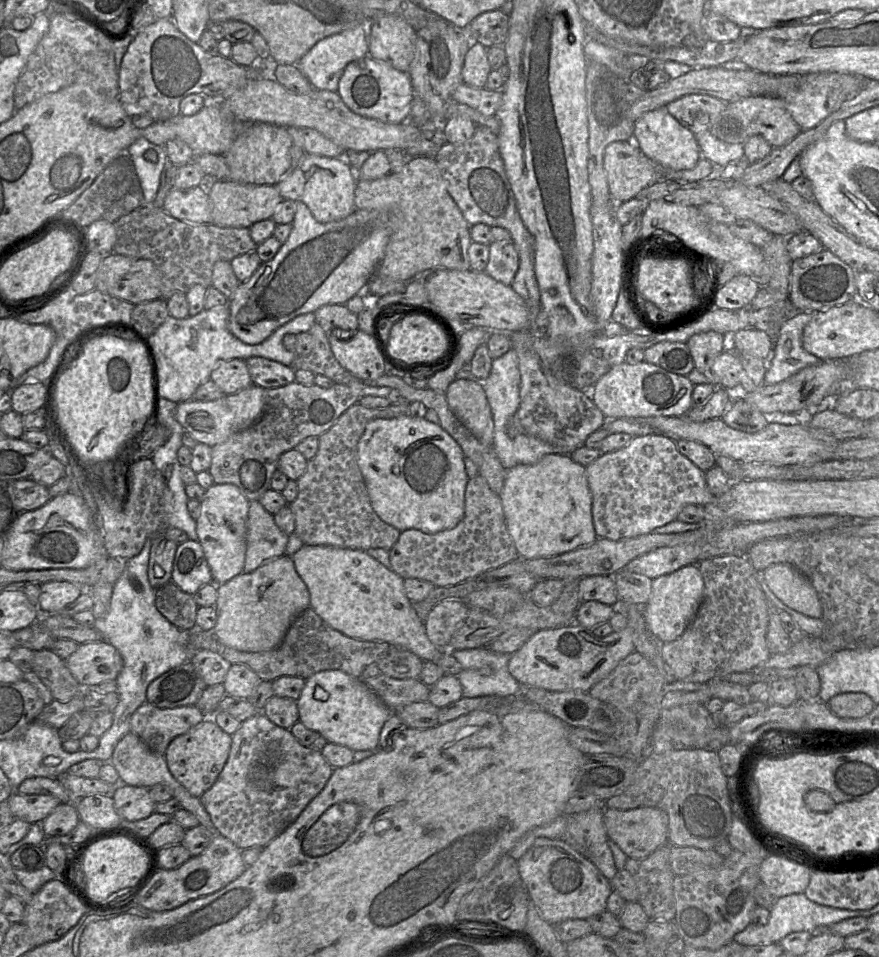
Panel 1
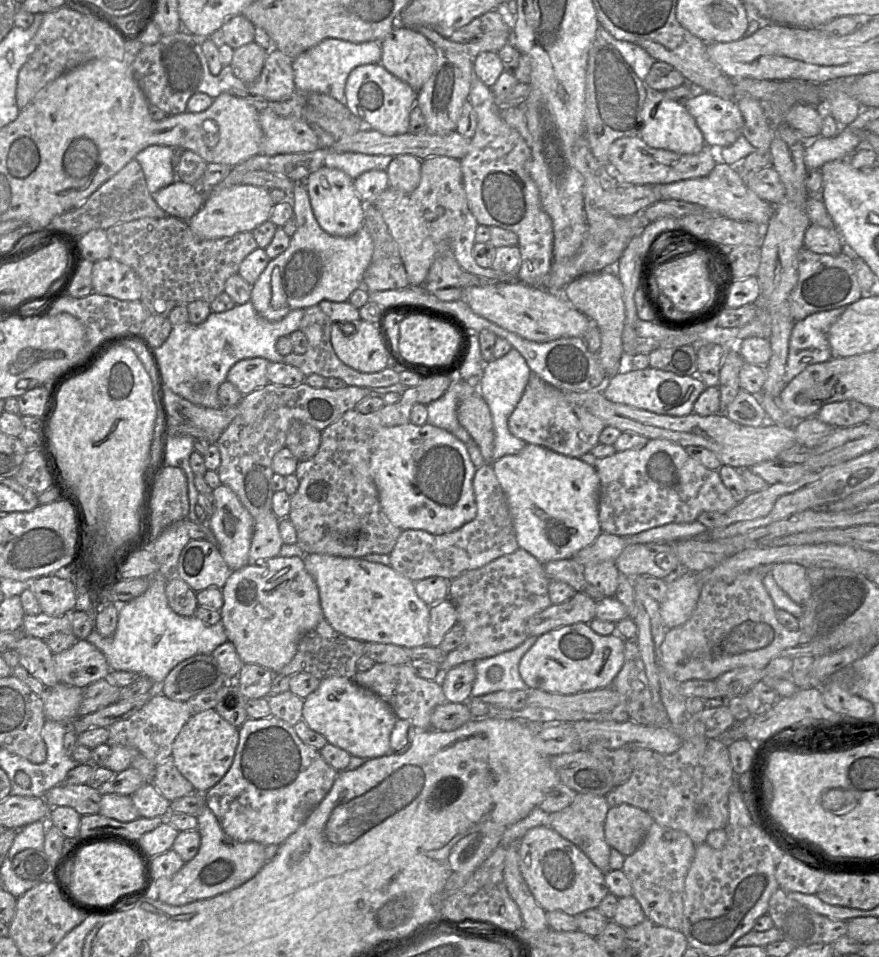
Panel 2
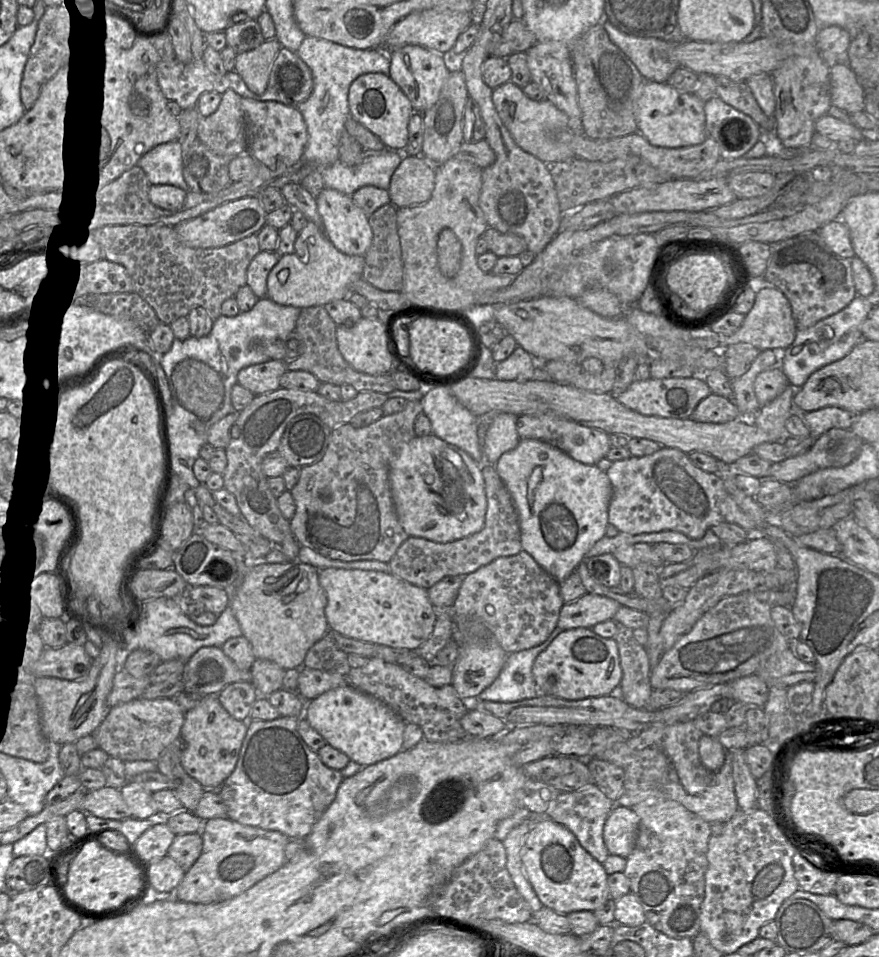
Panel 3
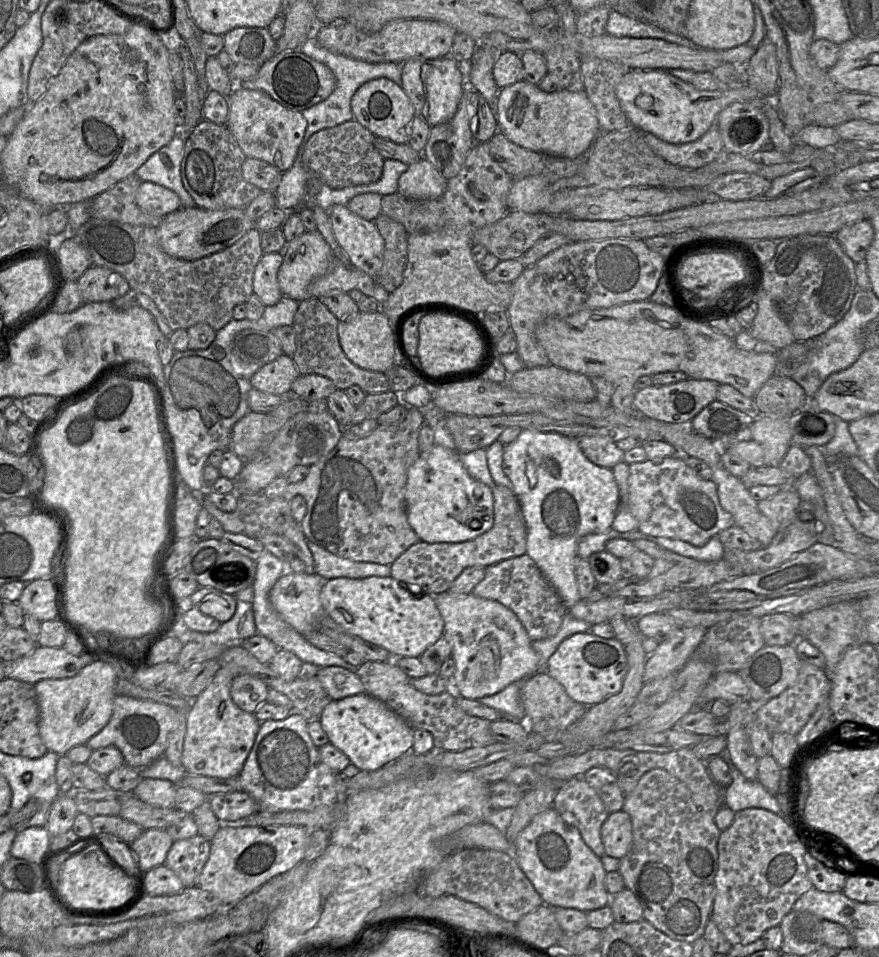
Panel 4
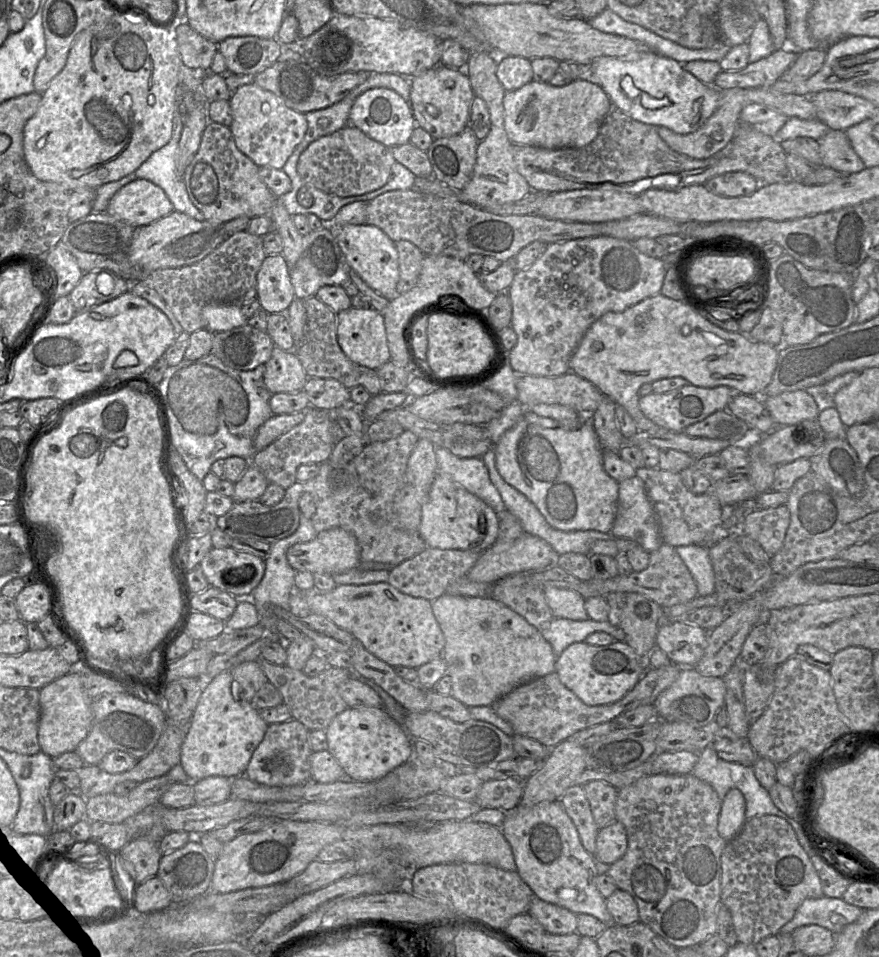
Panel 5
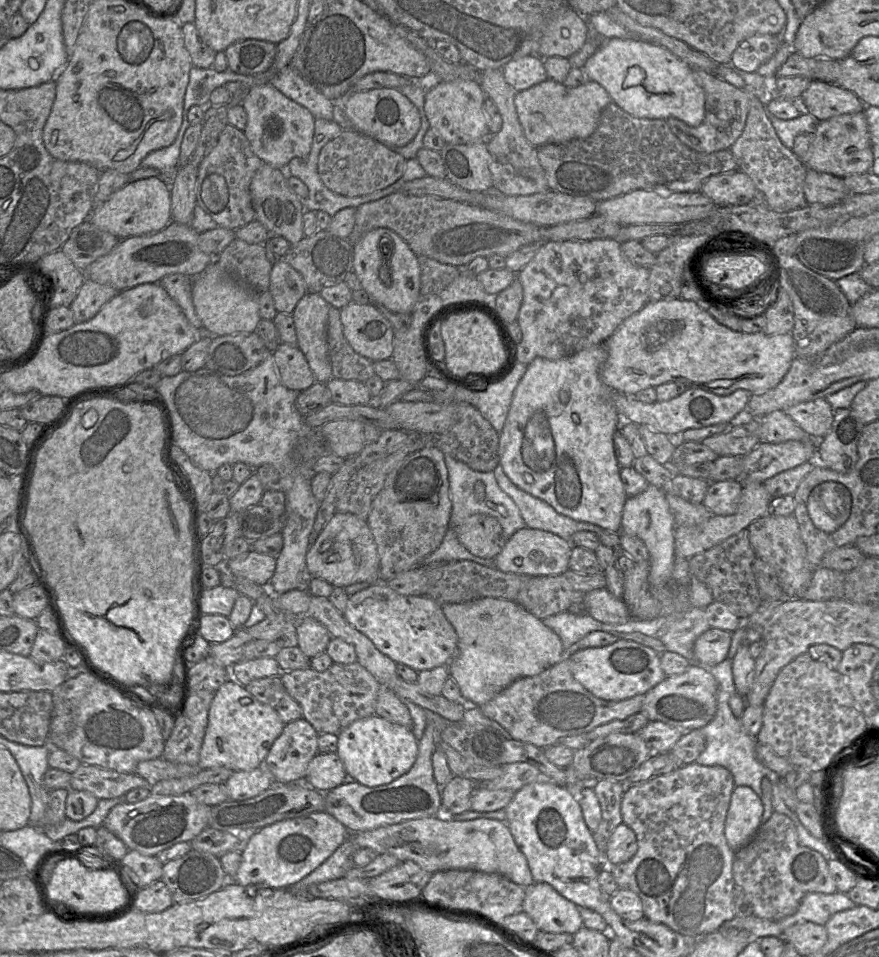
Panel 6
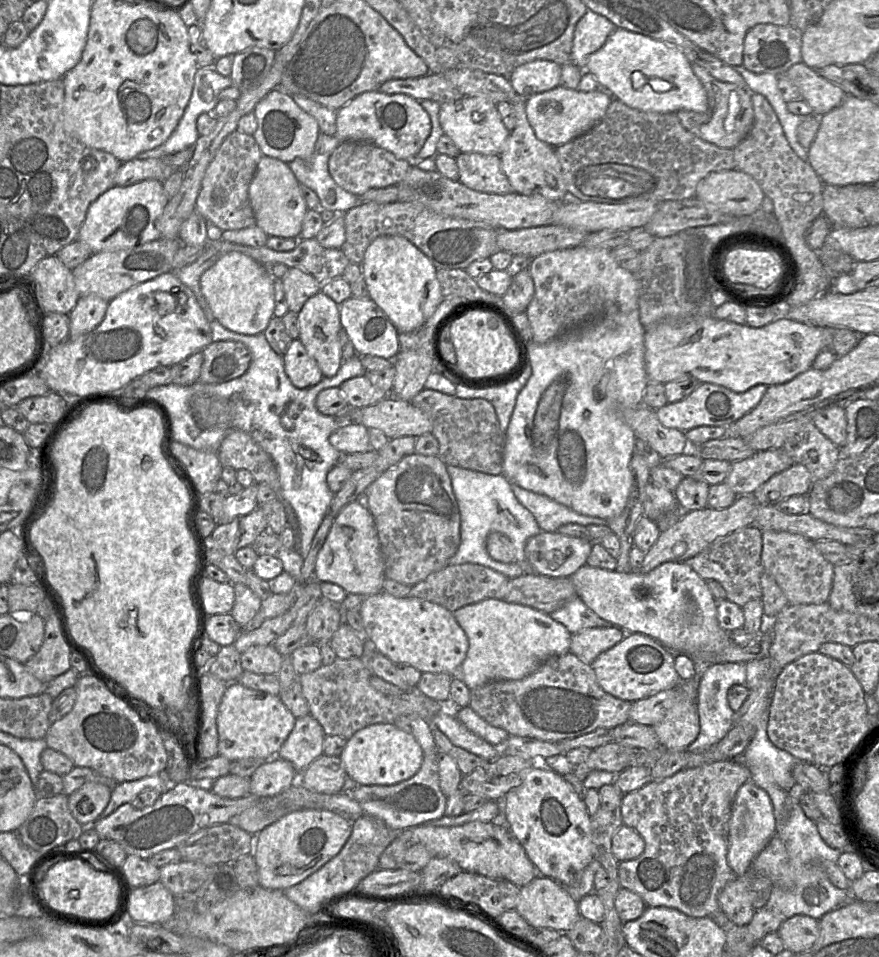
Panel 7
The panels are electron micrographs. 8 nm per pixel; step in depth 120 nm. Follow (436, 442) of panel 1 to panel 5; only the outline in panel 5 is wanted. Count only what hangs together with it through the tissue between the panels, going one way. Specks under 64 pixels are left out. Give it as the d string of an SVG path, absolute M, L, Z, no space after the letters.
M438 472L422 506L418 532L428 547L483 553L495 543L499 522L499 513L492 507L445 474Z

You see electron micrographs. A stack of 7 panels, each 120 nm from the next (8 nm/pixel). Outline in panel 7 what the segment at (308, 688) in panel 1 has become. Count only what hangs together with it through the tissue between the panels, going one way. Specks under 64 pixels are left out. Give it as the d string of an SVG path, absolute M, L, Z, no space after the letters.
M373 724L347 740L340 755L347 775L359 785L395 785L413 777L420 769L424 751L409 733L390 724Z

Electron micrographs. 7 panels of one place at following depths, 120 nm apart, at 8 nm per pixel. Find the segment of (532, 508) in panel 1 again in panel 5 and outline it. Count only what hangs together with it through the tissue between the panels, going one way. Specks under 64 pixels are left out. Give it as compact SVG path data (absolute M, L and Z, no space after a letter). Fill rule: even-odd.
M540 403L534 406L527 406L518 422L500 437L495 445L495 453L497 468L501 476L506 482L525 494L535 504L552 527L561 531L599 530L601 532L611 532L618 509L619 482L612 478L605 470L603 465L604 447L593 427L590 415L582 415L572 407L561 404ZM551 587L545 590L545 596L554 618L579 621L589 619L585 609L586 599L579 593Z

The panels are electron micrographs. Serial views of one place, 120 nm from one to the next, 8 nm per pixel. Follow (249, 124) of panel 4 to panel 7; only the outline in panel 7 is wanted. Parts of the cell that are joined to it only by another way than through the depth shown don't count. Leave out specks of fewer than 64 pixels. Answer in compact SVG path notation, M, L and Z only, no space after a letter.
M275 88L271 90L254 108L257 129L252 135L265 156L289 163L296 158L310 160L320 133L314 117L303 111L293 101L291 95Z

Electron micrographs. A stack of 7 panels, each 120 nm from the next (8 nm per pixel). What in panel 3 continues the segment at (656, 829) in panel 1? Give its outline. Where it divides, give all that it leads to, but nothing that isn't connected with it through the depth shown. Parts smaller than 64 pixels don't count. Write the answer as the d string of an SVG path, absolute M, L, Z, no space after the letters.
M614 804L603 828L609 854L627 858L634 848L638 827L639 817L634 810Z

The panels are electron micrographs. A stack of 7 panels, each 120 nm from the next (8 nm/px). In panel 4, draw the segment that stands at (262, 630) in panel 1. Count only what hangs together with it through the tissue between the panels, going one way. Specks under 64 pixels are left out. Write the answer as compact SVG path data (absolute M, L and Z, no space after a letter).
M286 572L270 591L274 608L302 636L317 631L325 615L321 601L324 580L315 572Z

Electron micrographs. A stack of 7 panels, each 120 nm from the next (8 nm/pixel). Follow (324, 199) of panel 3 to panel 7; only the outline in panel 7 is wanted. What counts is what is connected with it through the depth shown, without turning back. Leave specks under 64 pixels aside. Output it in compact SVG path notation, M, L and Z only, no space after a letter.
M379 236L367 248L360 264L369 297L383 311L398 333L421 328L444 296L431 260L402 236Z

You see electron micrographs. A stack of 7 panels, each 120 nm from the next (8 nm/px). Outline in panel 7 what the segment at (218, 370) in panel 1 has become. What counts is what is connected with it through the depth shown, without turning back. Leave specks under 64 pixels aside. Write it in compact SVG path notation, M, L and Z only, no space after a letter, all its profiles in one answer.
M298 339L292 340L282 359L286 375L299 389L314 386L323 378L316 360Z

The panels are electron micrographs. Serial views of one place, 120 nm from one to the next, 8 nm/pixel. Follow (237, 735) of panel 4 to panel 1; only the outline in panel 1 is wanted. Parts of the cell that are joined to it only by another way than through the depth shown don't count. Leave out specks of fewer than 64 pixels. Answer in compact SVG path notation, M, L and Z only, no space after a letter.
M205 719L186 733L175 737L168 745L164 757L172 776L192 795L200 797L212 787L229 756L232 735L224 732L214 720Z

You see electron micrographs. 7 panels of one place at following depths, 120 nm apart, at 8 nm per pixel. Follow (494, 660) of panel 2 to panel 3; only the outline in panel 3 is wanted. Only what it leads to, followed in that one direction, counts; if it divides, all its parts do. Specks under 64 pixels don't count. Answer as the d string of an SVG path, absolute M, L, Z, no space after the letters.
M556 627L549 638L540 645L527 650L508 654L506 662L496 680L477 697L476 702L513 703L531 699L539 695L532 674L536 657L563 630Z

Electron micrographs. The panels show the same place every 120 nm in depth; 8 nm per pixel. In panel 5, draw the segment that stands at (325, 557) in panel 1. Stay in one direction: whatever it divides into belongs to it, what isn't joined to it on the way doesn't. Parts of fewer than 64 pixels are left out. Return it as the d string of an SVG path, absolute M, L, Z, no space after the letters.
M388 582L341 584L330 592L308 591L306 600L312 613L323 615L350 632L370 653L394 668L400 665L419 668L443 652L445 637L433 613L432 601L402 593Z

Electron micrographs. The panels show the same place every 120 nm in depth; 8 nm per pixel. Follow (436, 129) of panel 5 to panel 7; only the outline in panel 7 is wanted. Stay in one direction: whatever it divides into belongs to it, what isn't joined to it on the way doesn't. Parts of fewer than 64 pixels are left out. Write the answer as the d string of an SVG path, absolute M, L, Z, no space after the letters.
M464 96L459 100L441 104L439 120L444 134L463 153L499 156L511 133L505 127L495 104L481 96Z

